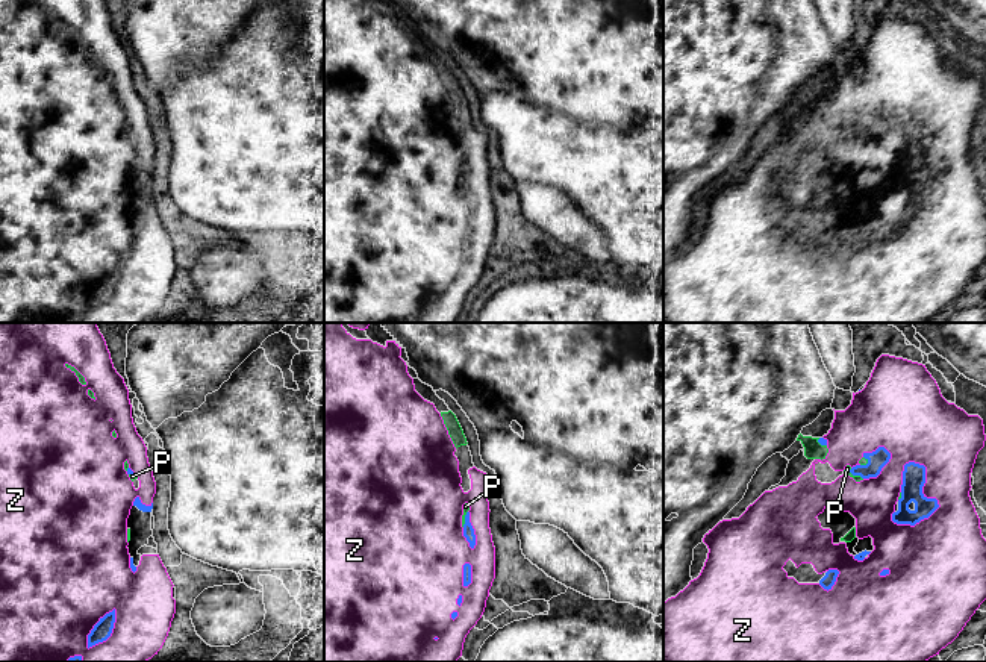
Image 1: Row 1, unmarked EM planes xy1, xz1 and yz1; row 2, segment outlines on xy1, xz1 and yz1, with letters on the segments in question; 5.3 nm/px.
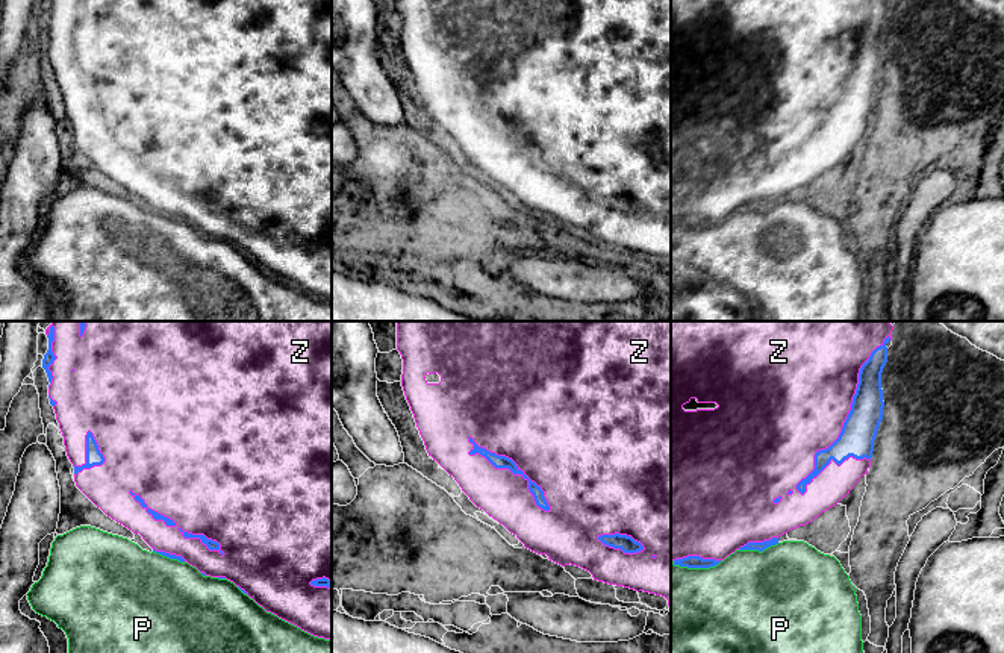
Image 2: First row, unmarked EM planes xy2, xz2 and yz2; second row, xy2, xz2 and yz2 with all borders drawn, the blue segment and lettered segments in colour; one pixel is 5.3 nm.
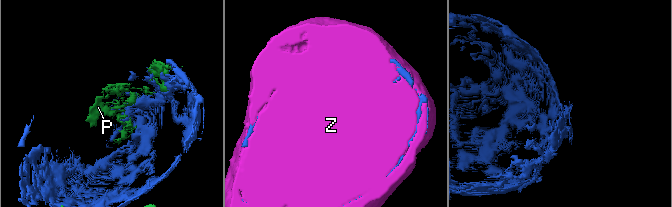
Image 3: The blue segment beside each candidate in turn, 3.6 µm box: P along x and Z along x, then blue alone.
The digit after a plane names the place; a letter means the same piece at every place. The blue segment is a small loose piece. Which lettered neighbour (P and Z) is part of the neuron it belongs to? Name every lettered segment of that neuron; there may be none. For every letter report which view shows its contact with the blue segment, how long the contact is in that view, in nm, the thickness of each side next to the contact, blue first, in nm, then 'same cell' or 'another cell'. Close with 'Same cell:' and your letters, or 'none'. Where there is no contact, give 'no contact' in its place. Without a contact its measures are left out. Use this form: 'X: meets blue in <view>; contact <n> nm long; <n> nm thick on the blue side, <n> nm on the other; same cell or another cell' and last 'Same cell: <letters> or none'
P: meets blue in yz2; contact 260 nm long; 60 nm thick on the blue side, 500 nm on the other; another cell
Z: meets blue in yz2; contact 950 nm long; 180 nm thick on the blue side, 500 nm on the other; same cell
Same cell: Z

